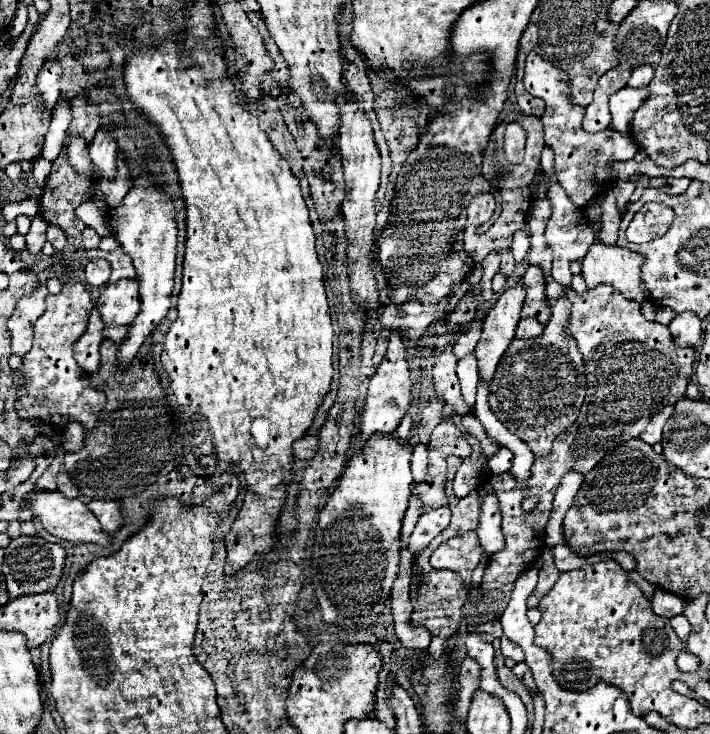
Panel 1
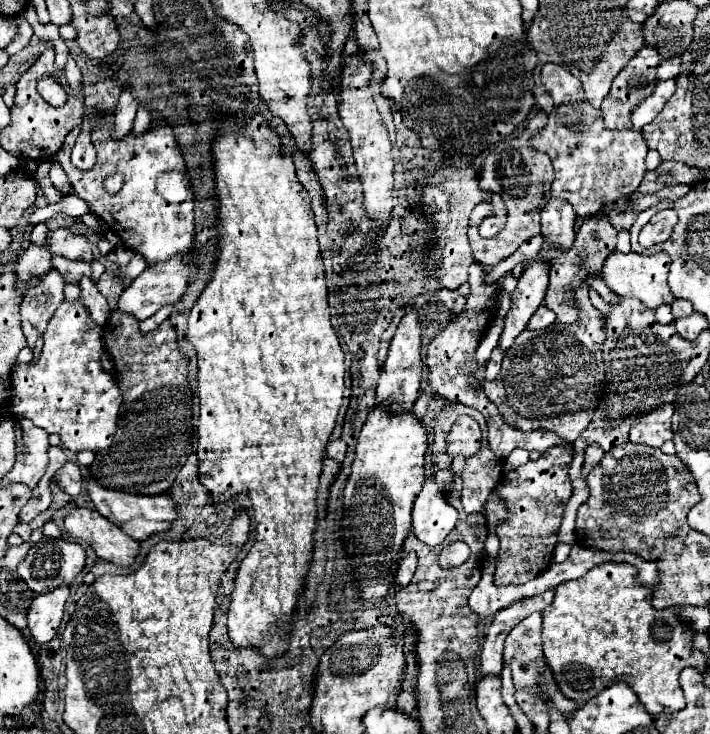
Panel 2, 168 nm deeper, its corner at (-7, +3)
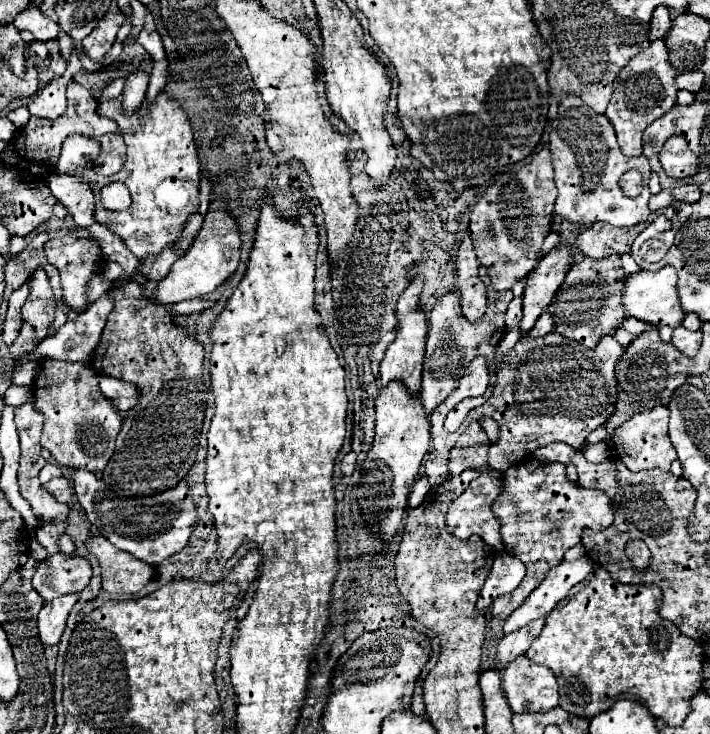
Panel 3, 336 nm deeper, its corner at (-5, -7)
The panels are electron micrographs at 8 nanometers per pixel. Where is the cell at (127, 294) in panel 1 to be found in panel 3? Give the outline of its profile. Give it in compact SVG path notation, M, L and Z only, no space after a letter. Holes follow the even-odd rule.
M222 202L210 204L210 210L204 218L204 224L198 232L198 236L192 240L188 252L178 258L172 266L172 270L158 282L152 302L156 304L176 304L190 298L206 296L208 292L216 290L238 266L240 260L240 236L238 228L234 224L234 218L226 212ZM214 220L224 220L228 226L214 226Z

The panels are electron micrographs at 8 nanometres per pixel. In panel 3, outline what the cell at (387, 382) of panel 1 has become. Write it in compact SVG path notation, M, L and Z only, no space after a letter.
M414 278L410 286L402 292L396 304L396 316L398 316L398 334L396 340L388 346L384 360L380 362L380 384L388 386L390 382L398 380L402 382L412 396L418 396L420 390L420 378L422 378L422 360L424 360L424 346L426 346L426 318L424 312L418 312L418 296L422 292L422 278Z

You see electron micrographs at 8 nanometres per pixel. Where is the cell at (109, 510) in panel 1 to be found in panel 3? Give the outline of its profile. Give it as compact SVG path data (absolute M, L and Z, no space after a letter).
M88 470L74 472L72 484L90 524L96 526L100 534L106 536L116 548L130 552L132 556L148 564L158 564L174 552L180 552L188 544L190 534L198 522L196 506L192 504L192 496L184 480L164 494L154 494L146 498L116 496L110 492L110 488L106 488L102 480L98 480Z

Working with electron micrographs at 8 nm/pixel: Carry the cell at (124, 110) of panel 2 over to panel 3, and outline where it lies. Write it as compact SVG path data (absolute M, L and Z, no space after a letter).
M130 74L126 78L126 86L122 90L122 110L124 114L134 114L146 94L146 86L148 86L148 74Z

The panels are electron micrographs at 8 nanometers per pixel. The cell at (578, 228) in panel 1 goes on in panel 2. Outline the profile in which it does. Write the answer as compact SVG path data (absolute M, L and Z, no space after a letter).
M580 286L576 292L576 302L580 306L580 318L572 324L554 322L544 330L536 330L532 334L520 334L516 342L506 350L502 370L496 380L482 382L484 394L498 406L500 414L504 416L506 424L518 430L554 430L560 438L574 442L582 430L592 420L592 414L600 402L600 394L604 394L604 358L602 358L602 344L604 344L604 316L590 304L588 286Z

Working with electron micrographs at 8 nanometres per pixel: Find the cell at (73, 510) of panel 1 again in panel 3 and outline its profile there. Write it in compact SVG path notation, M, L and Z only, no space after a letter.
M90 534L84 548L98 558L102 568L102 588L108 592L134 594L154 574L154 568L122 550L118 550L102 534Z

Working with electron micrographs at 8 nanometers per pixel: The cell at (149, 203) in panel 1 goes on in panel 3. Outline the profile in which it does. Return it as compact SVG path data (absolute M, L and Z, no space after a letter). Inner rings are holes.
M158 94L158 98L150 108L142 104L138 112L134 112L134 116L124 116L120 98L108 100L98 106L98 116L110 118L120 126L120 132L128 148L122 172L108 178L100 176L100 180L98 176L86 172L84 170L86 160L96 160L98 156L98 142L94 142L94 138L90 136L74 134L68 136L66 144L62 146L60 160L54 166L50 166L50 174L70 174L70 176L74 174L80 178L88 176L90 188L94 192L94 220L104 224L114 234L118 234L126 244L126 248L138 260L144 260L148 256L158 256L168 244L174 244L182 236L184 224L190 218L190 214L198 212L200 164L198 164L198 152L194 146L194 136L188 124L188 116L166 94ZM116 180L124 182L132 196L132 204L124 212L106 210L100 202L100 188Z

